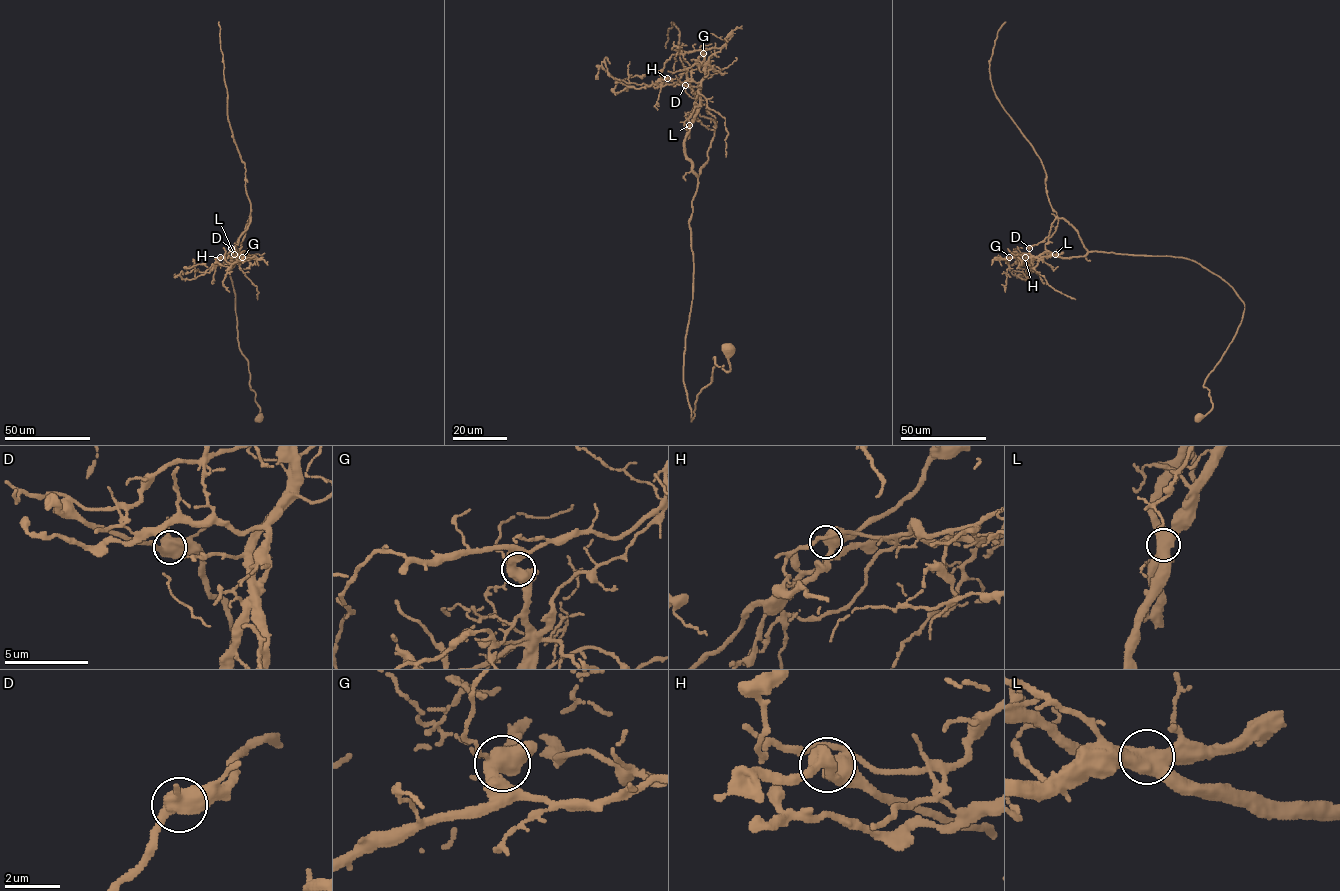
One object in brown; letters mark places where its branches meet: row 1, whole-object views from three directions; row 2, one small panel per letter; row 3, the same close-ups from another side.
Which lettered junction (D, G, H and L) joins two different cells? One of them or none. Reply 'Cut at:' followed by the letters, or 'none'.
Cut at: L

